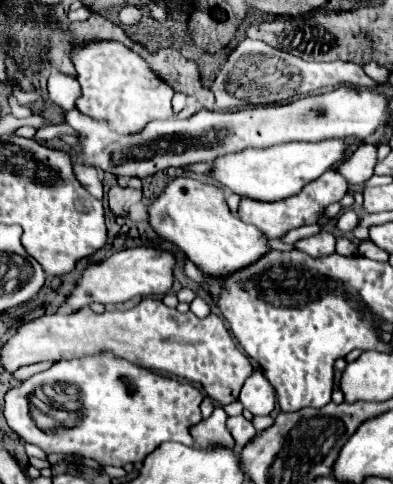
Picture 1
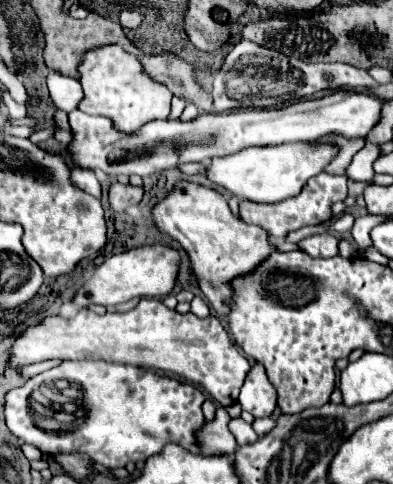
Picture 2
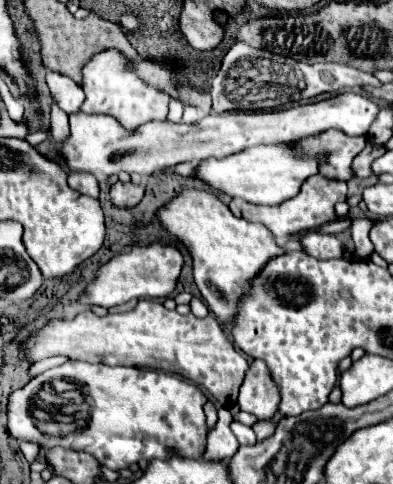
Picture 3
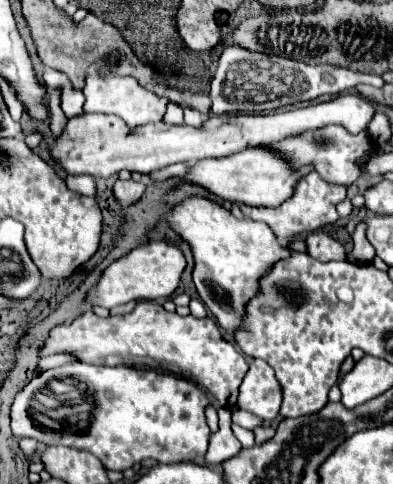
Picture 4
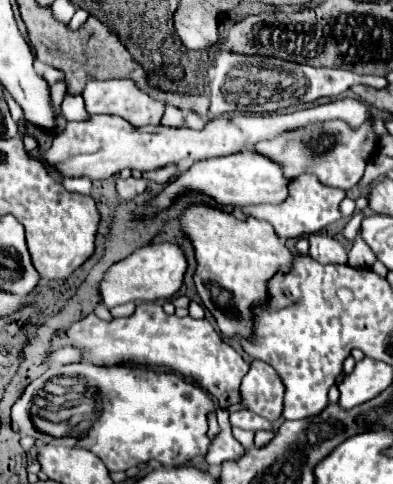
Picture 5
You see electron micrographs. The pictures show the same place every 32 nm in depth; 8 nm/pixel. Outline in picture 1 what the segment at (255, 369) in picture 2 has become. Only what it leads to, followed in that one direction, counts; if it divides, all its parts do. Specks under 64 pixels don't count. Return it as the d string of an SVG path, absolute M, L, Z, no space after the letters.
M256 368L252 376L244 382L244 388L240 392L240 402L252 414L270 414L274 410L276 394L260 368Z

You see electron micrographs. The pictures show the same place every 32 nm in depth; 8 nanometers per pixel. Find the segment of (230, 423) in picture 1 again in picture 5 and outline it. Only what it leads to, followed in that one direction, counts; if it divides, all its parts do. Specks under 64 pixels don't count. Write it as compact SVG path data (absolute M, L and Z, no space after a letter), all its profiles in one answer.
M232 428L232 432L234 432L234 438L248 450L248 448L252 448L254 446L254 432L252 430L242 430L242 428Z

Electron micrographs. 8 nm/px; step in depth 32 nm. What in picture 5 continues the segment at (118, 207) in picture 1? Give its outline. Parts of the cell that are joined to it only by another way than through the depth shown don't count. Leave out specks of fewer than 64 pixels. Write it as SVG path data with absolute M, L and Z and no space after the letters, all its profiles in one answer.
M128 178L128 180L120 180L116 182L116 192L120 196L122 202L130 202L136 196L140 196L146 190L146 182L144 180L136 180L136 178Z

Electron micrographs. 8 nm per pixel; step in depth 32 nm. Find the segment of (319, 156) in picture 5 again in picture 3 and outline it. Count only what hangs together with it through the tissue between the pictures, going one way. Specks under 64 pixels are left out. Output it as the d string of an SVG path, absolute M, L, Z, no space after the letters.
M328 130L314 138L300 140L300 142L296 142L296 146L310 152L310 156L314 152L320 152L320 154L326 152L328 158L320 166L320 174L348 182L352 178L350 164L352 164L354 156L364 150L366 136L346 136L340 130L332 130L332 132Z

